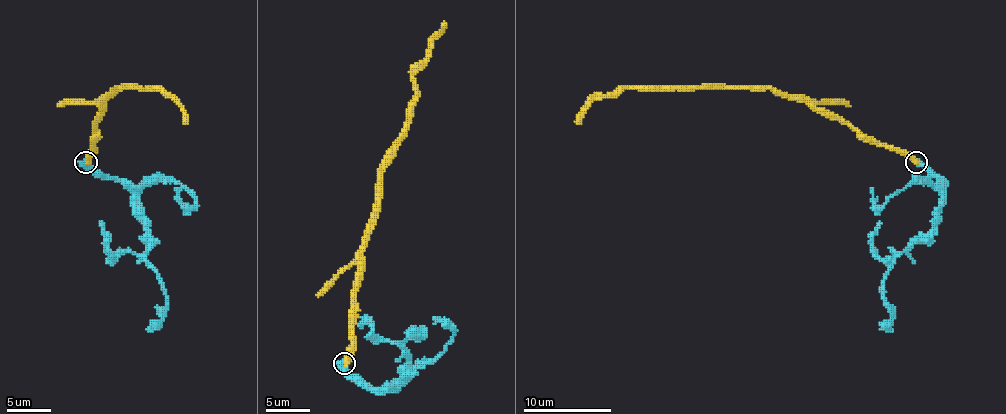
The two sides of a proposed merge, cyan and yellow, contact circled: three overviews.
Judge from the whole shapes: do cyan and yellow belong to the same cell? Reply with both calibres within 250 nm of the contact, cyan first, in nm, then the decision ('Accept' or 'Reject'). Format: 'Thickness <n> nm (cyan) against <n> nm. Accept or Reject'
Thickness 650 nm (cyan) against 480 nm. Reject

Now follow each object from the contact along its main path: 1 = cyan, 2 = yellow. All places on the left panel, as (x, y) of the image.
1: (86, 161), (135, 194), (135, 212), (148, 227), (146, 258), (157, 274), (166, 296), (161, 318), (146, 329)
2: (86, 161), (93, 152), (93, 128), (97, 124), (99, 106), (117, 88), (157, 88), (181, 106), (188, 124)

